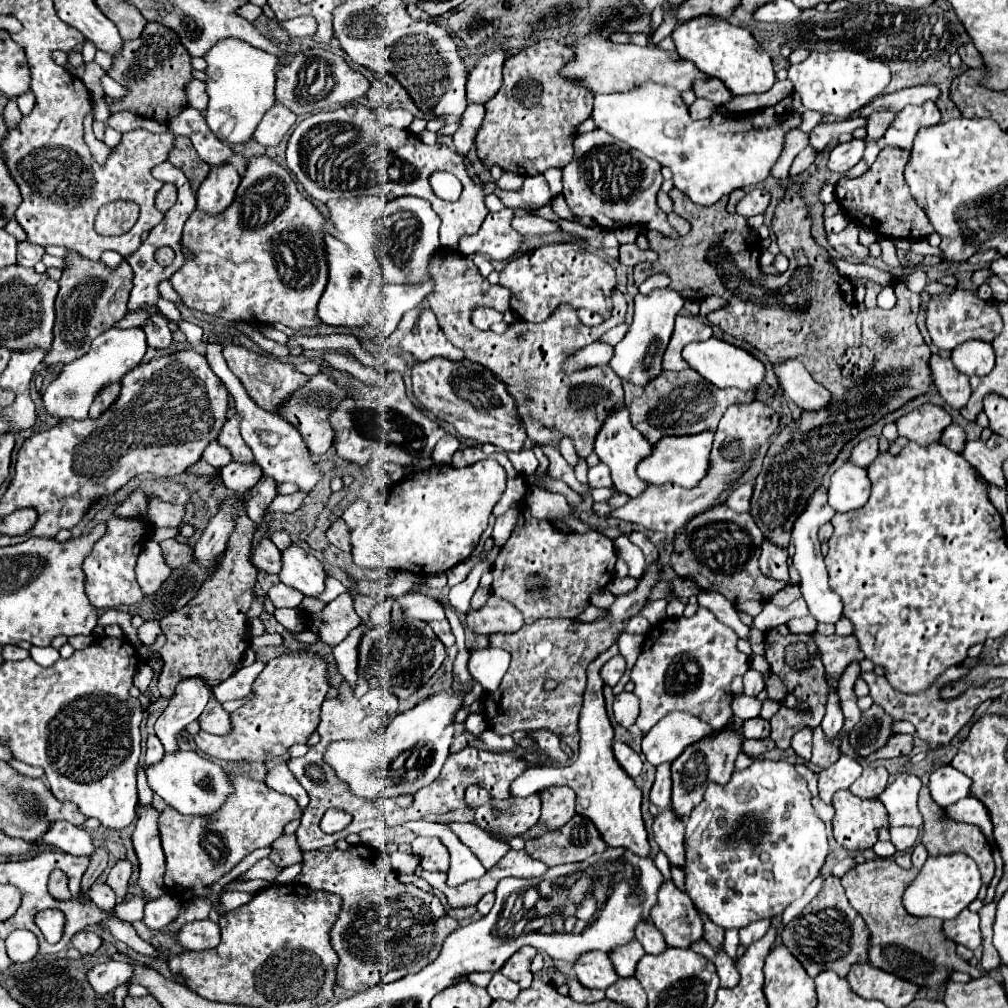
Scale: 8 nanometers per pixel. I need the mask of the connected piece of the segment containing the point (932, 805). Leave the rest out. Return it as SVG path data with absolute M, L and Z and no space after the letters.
M923 787L919 791L919 811L923 815L923 835L921 835L921 843L927 847L929 855L937 857L937 855L947 855L947 853L965 853L969 855L971 859L975 859L979 871L981 871L981 877L983 877L983 883L989 885L991 877L993 877L993 871L995 871L995 863L993 863L993 857L991 857L991 847L987 843L987 839L983 837L983 833L975 827L975 825L969 825L969 823L957 823L957 821L951 821L943 807L939 807L931 795L929 795L929 787Z

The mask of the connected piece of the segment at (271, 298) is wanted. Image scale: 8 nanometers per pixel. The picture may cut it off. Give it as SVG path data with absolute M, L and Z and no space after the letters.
M253 157L251 163L247 165L247 171L241 179L241 185L237 189L237 197L235 201L231 203L231 207L225 209L225 213L221 215L205 215L205 213L191 213L191 217L185 221L185 227L183 227L183 237L181 237L181 243L183 247L191 253L191 257L185 259L183 267L171 275L171 285L173 289L183 297L183 303L191 309L197 309L201 313L207 313L207 315L215 315L215 317L221 317L225 321L245 321L245 323L253 323L253 325L273 325L273 323L283 323L295 331L303 329L303 327L313 327L317 325L319 317L317 317L317 301L325 289L325 283L327 283L327 265L323 261L323 223L325 223L325 217L311 205L309 199L305 199L299 191L297 191L297 185L295 181L291 179L291 173L287 169L283 169L281 165L277 165L275 161L267 159L267 157Z

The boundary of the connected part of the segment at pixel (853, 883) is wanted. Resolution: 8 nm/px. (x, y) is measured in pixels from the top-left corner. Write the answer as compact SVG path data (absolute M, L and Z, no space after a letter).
M869 859L841 877L841 885L845 887L849 903L871 929L869 963L921 987L941 985L947 981L949 969L979 977L981 971L963 961L955 953L955 943L941 933L941 919L915 917L903 909L903 893L917 877L917 873L917 869L901 869L893 859Z

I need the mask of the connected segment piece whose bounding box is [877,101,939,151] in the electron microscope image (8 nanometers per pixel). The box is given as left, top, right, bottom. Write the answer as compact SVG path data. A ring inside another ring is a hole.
M927 101L923 105L907 105L901 109L893 123L885 129L885 135L877 141L877 147L899 147L905 151L913 149L913 139L921 127L933 127L939 123L939 109L935 103Z

